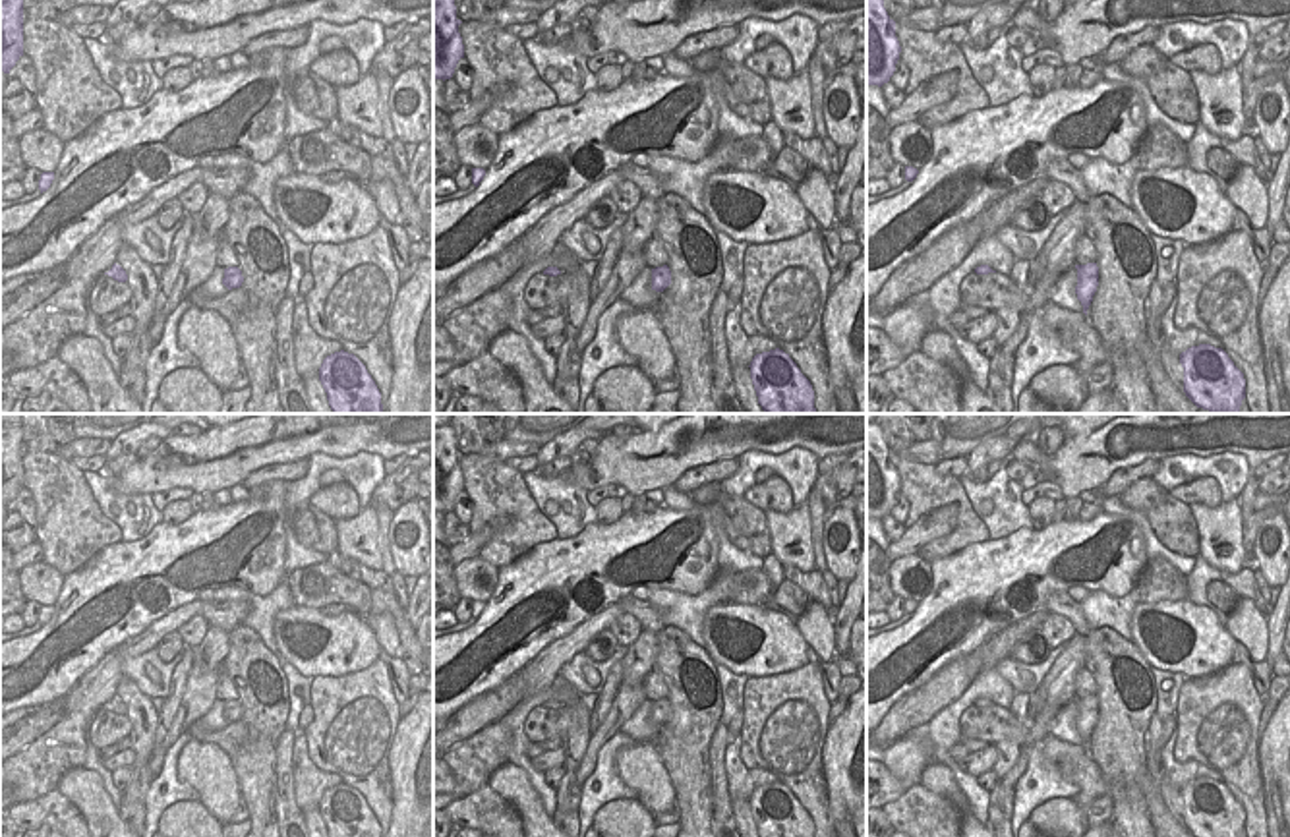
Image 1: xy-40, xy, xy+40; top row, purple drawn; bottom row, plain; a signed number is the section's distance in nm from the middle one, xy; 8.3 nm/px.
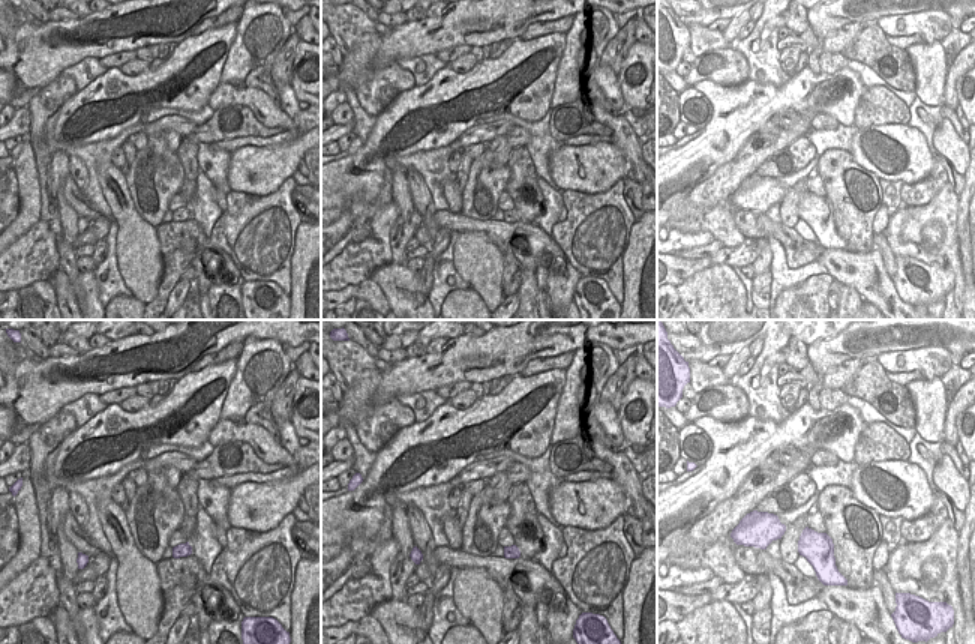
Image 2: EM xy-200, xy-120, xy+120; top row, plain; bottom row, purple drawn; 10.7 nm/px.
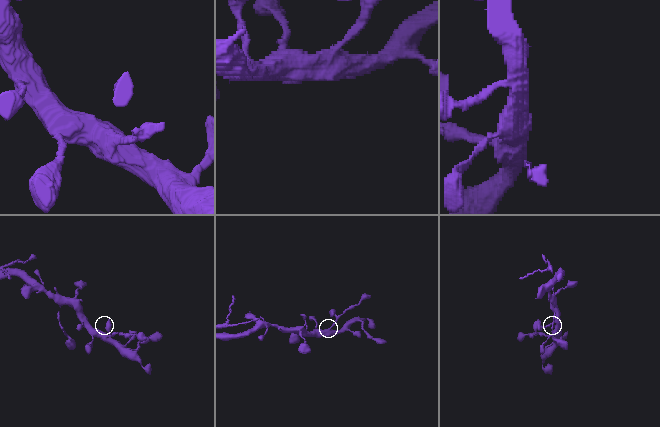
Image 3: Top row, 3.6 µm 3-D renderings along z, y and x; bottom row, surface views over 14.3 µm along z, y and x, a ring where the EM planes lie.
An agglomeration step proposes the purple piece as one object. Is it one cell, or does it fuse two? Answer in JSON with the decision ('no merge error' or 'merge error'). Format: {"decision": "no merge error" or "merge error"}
{"decision": "no merge error"}

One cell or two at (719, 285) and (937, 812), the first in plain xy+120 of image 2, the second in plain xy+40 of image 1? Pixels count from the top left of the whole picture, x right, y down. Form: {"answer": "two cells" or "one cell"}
{"answer": "one cell"}

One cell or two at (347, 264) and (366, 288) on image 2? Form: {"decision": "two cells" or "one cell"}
{"decision": "two cells"}

